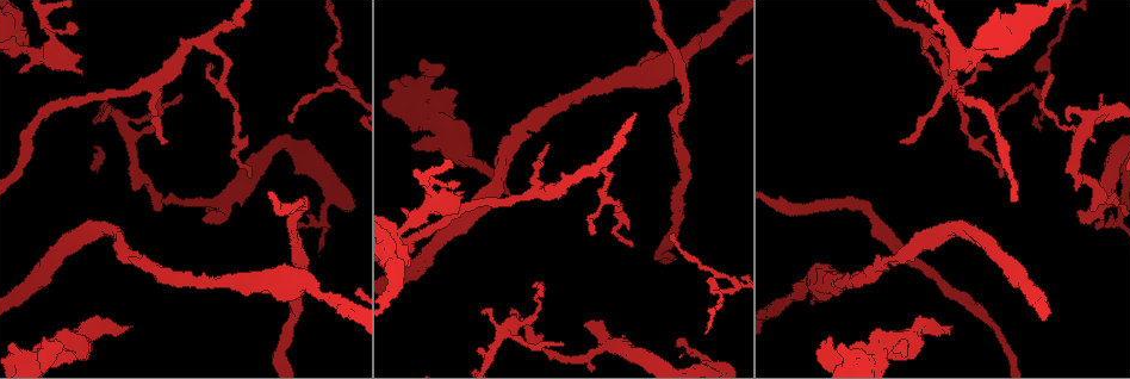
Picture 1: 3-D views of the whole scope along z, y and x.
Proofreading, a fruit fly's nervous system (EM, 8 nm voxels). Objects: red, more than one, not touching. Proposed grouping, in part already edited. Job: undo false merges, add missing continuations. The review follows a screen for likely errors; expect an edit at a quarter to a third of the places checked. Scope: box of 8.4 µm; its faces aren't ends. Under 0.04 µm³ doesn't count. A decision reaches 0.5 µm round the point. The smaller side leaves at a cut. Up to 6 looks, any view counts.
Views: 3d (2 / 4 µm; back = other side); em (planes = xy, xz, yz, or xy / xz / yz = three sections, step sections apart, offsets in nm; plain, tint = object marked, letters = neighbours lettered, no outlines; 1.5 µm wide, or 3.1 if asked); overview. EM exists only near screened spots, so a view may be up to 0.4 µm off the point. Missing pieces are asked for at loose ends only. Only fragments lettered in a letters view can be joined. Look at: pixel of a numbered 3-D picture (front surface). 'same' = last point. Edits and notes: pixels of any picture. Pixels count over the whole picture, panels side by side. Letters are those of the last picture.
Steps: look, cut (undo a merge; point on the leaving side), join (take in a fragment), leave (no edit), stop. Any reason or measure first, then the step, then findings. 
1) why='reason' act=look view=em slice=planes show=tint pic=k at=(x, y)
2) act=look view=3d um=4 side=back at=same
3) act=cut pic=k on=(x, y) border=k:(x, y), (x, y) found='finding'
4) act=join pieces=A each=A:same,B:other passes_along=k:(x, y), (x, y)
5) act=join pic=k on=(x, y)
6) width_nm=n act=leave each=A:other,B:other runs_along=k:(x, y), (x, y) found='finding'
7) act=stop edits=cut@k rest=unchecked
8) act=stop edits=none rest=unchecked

why='calibre changes' act=look view=em slice=yz step=8 show=letters pic=1 at=(302, 282)

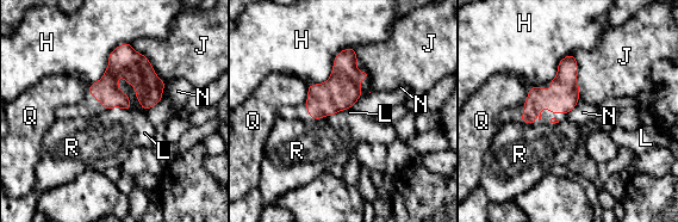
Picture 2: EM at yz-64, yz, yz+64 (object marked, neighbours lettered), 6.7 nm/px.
width_nm=180 act=leave each=H:other,J:other,L:other,N:other,Q:other,R:other border=2:(353, 47), (316, 84) found='all the same cell'

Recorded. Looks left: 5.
why='two arms in line, one across' act=look view=em slice=xy step=4 show=tint pic=1 at=(927, 37)

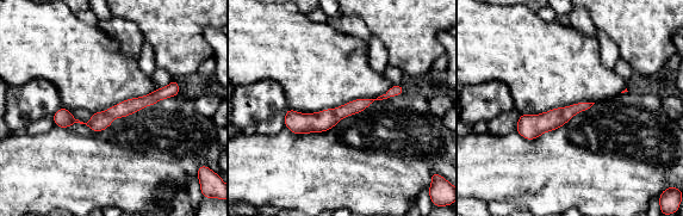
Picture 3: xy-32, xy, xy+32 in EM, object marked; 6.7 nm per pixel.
why='cut it another way' act=look view=em slice=planes show=letters at=same

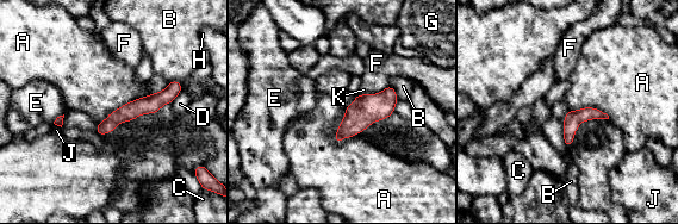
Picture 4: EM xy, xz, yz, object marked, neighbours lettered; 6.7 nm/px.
width_nm=130 act=leave each=A:other,B:other,C:other,D:other,E:other,F:other,G:other,H:other,J:other,K:other runs_along=4:(176, 84), (99, 130) found='continuous, no second cell'

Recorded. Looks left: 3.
why='free end' act=look view=em slice=planes show=letters pic=1 at=(441, 68)

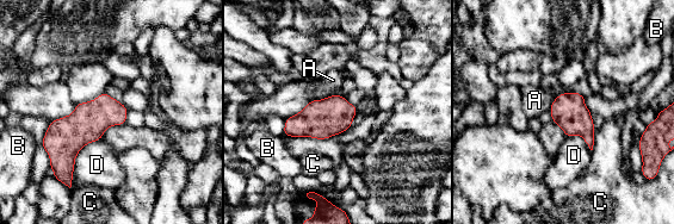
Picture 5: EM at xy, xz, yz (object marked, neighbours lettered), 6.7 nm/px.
width_nm=240 act=leave each=A:other,B:other,C:other,D:other border=5:(329, 94), (322, 99), (311, 100) found='no lettered fragment goes on from it'

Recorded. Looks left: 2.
act=stop edits=none rest=unchecked

